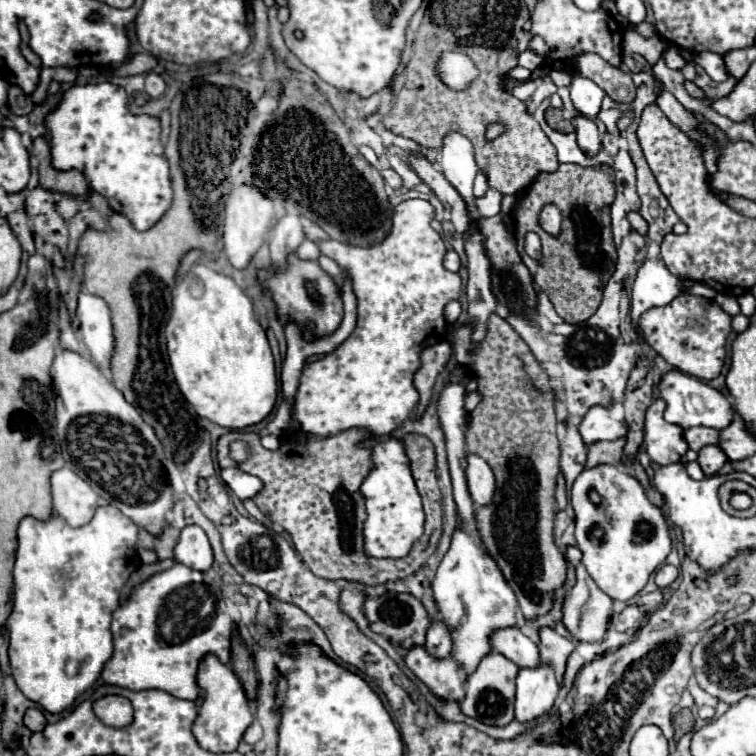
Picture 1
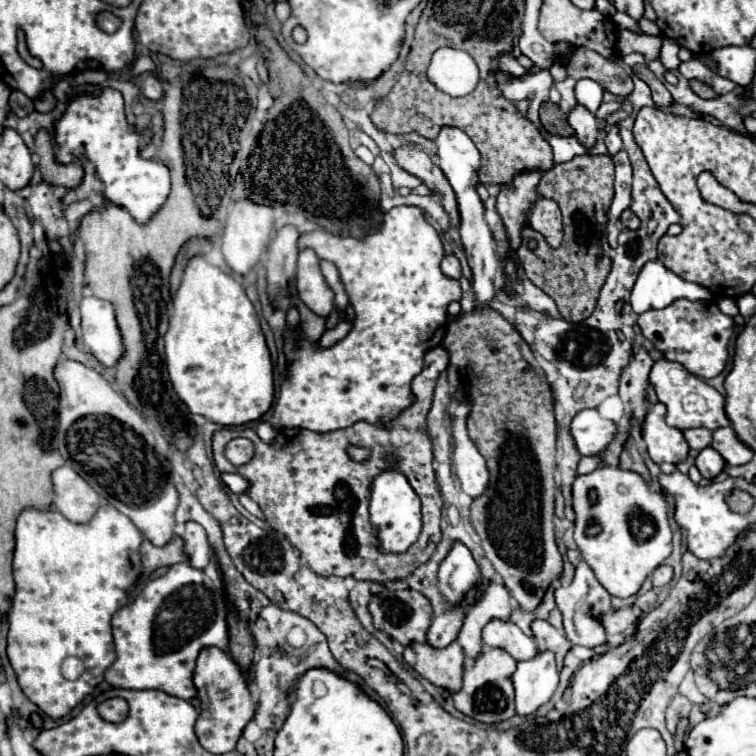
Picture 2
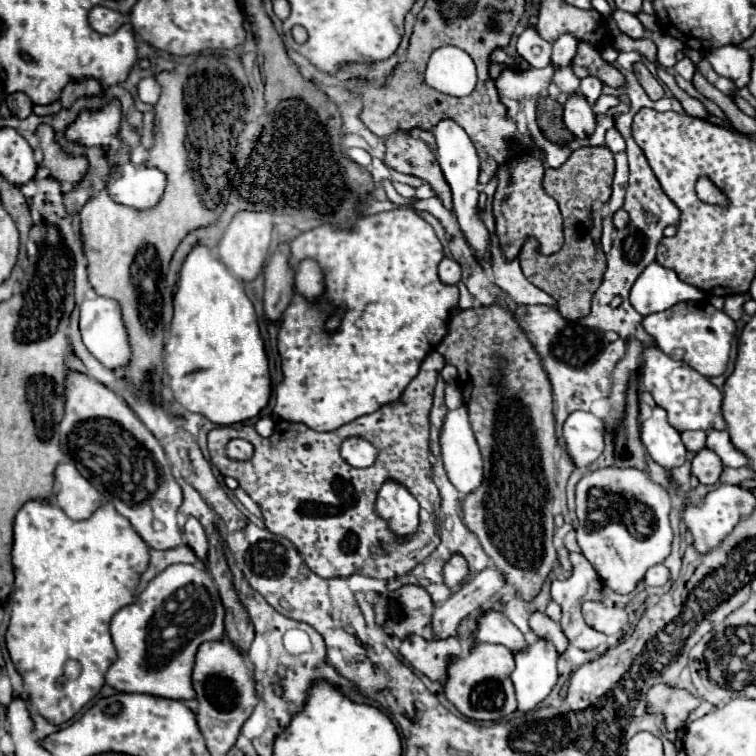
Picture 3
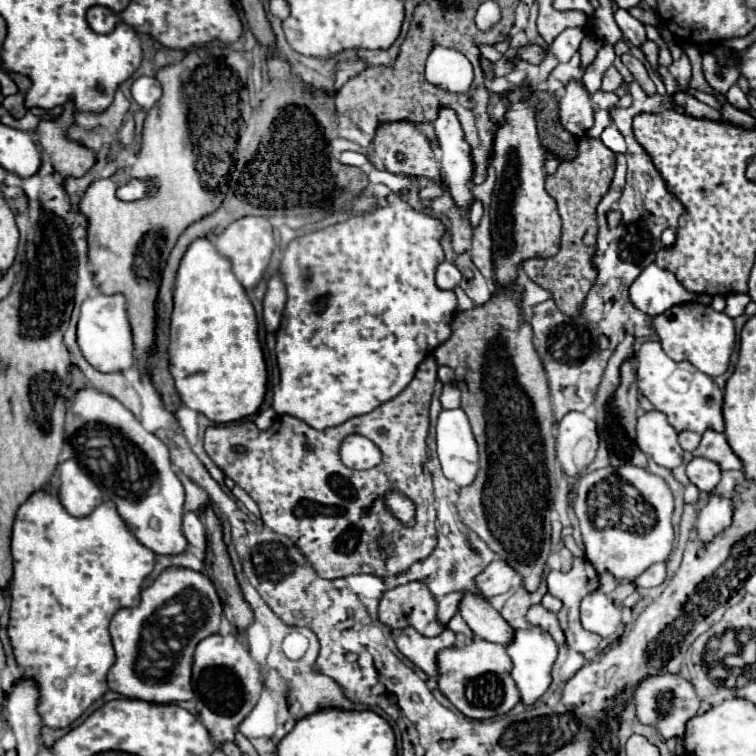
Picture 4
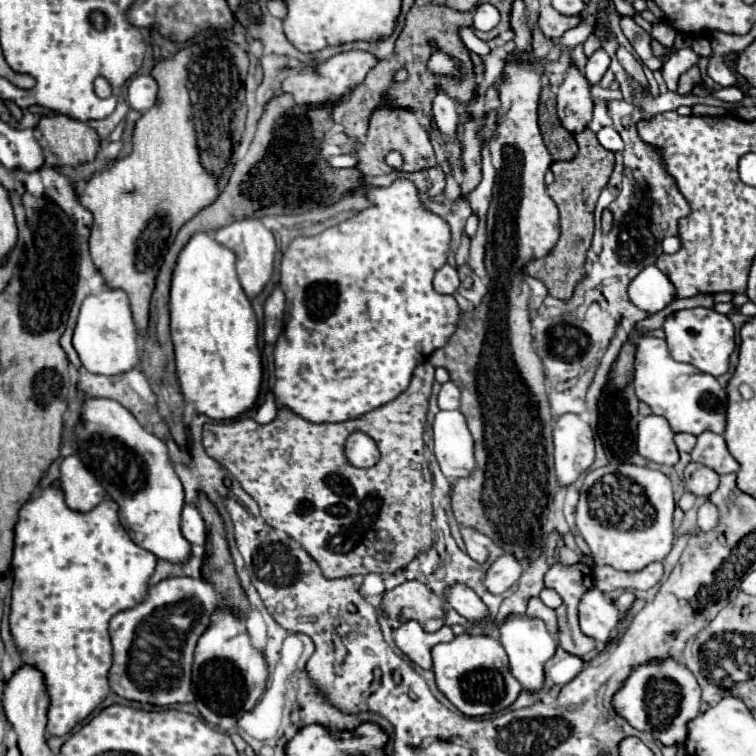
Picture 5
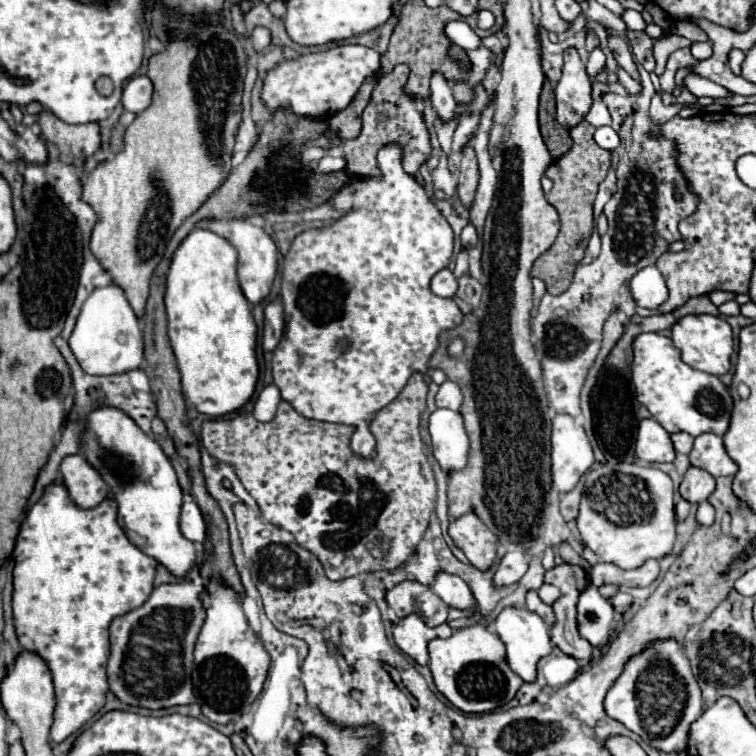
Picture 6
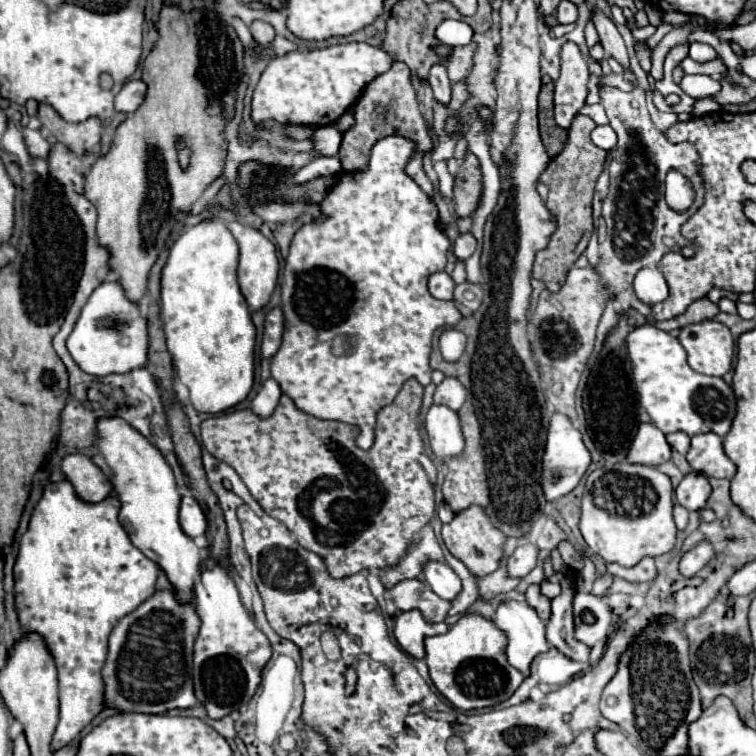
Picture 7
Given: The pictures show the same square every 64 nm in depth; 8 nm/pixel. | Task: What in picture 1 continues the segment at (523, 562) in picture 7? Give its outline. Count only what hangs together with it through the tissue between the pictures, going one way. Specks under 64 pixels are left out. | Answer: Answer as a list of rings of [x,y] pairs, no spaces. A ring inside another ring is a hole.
[[[434,624],[430,626],[428,634],[426,634],[426,644],[424,650],[434,656],[434,658],[448,658],[450,650],[452,650],[452,638],[448,634],[448,628],[444,624]]]

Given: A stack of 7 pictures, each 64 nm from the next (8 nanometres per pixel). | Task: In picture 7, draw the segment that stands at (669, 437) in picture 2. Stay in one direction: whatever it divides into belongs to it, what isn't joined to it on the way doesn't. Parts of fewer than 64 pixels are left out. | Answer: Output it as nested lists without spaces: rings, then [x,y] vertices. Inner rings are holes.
[[[650,422],[640,424],[638,434],[628,452],[628,462],[658,466],[658,464],[668,462],[670,458],[672,458],[672,448],[670,448],[666,436]]]

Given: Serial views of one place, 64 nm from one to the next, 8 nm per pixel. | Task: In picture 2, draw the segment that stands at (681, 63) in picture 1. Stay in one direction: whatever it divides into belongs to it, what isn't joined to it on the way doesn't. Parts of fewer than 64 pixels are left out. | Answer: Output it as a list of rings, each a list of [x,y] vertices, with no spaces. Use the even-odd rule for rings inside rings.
[[[664,38],[662,50],[660,50],[660,60],[666,66],[666,70],[676,70],[680,66],[680,58],[678,58],[678,50],[680,46],[676,44],[676,40]]]

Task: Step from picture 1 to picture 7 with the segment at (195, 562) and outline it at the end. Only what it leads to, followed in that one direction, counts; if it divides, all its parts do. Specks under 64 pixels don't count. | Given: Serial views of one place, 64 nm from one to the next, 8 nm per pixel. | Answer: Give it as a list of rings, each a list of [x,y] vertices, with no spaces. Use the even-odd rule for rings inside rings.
[[[184,496],[182,498],[182,506],[180,506],[180,526],[182,526],[184,534],[190,536],[190,538],[202,536],[206,532],[204,512],[202,512],[200,504],[192,496]]]

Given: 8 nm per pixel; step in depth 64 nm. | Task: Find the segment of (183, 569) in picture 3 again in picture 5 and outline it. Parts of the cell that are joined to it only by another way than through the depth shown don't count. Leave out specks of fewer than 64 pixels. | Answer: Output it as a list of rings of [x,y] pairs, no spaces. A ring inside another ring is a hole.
[[[174,576],[152,586],[146,600],[138,606],[118,612],[110,620],[114,664],[110,668],[108,682],[112,692],[126,700],[152,706],[192,702],[192,654],[198,638],[208,630],[210,616],[218,610],[218,604],[216,592],[206,580]]]

